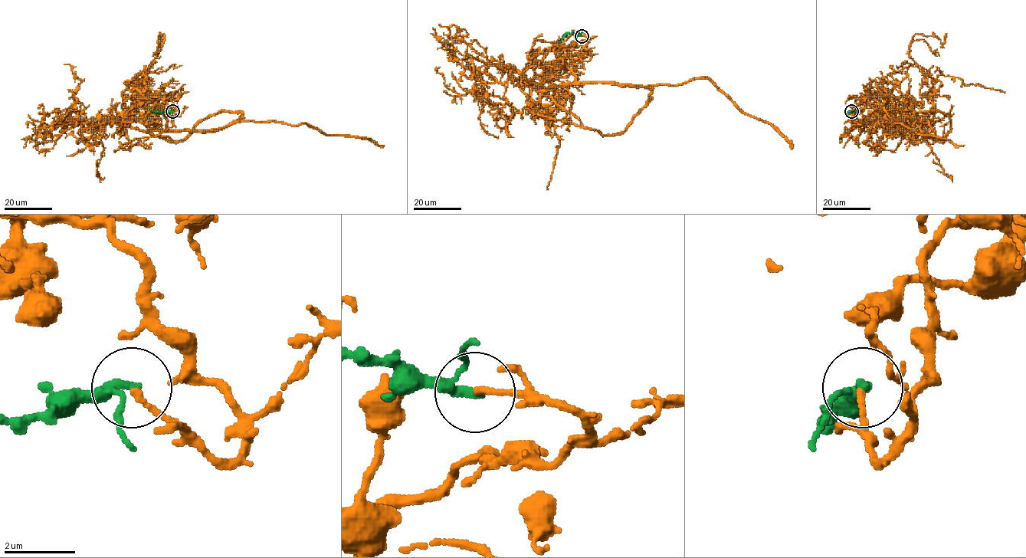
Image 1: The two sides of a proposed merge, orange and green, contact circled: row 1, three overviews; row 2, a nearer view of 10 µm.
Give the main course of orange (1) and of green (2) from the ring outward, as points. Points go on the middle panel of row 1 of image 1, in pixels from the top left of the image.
1: (581, 35), (588, 39), (560, 49), (578, 83), (683, 84), (709, 78), (739, 109), (769, 123), (792, 149)
2: (581, 35), (567, 33), (558, 41)

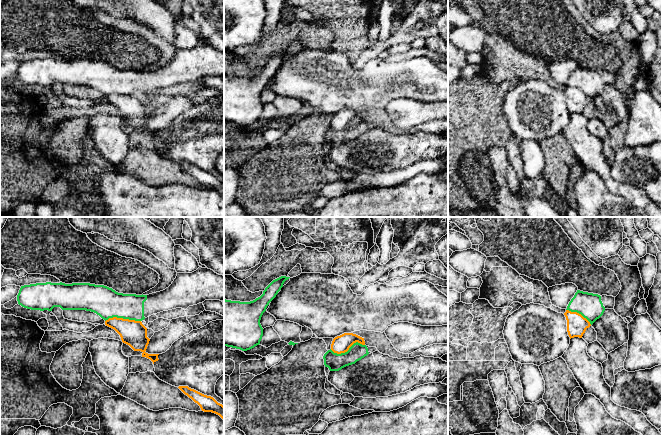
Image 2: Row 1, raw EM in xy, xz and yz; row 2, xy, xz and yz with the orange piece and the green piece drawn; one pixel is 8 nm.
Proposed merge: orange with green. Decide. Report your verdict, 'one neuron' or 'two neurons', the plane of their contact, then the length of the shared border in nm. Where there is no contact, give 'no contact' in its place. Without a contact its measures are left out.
two neurons | xy | 280 nm

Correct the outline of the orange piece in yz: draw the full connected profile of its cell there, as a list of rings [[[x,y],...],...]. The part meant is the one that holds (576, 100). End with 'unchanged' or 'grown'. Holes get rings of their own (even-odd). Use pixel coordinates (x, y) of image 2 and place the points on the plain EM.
[[[566,86],[564,89],[567,96],[567,108],[571,114],[582,114],[586,105],[591,102],[590,98],[577,88]]]; unchanged

